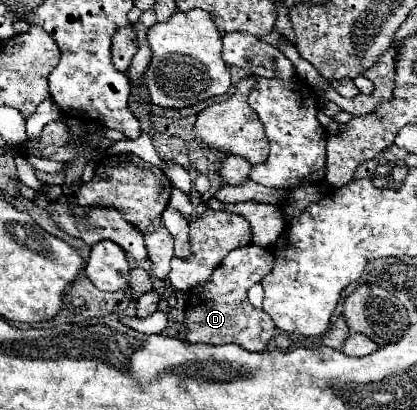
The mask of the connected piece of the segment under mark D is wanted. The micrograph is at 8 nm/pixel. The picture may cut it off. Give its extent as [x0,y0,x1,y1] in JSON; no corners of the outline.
[183,244,275,352]

